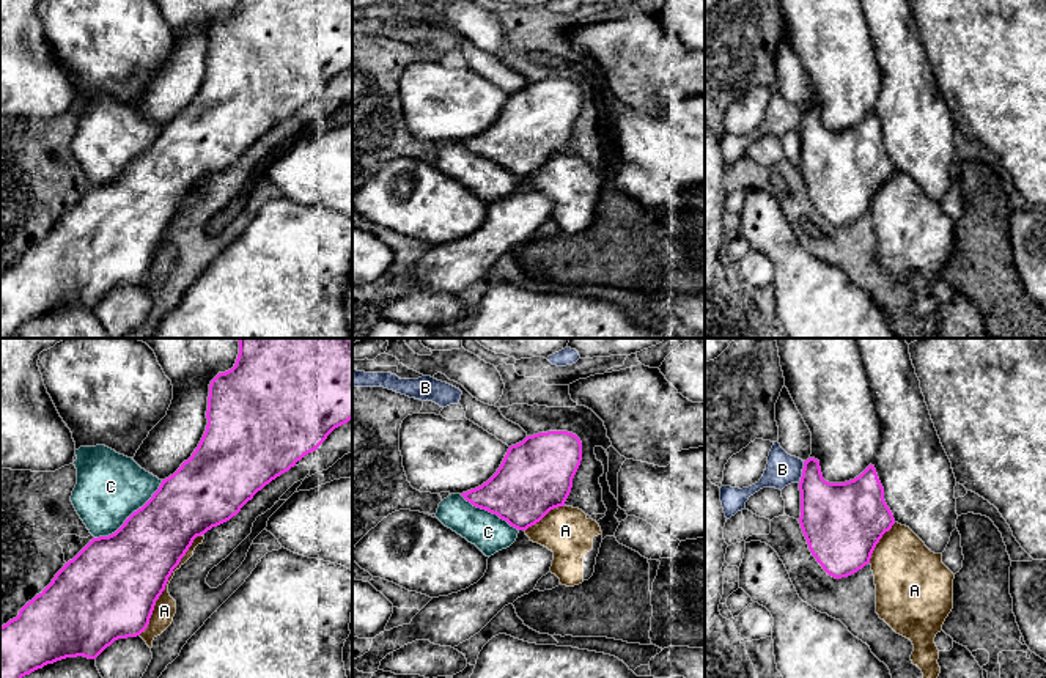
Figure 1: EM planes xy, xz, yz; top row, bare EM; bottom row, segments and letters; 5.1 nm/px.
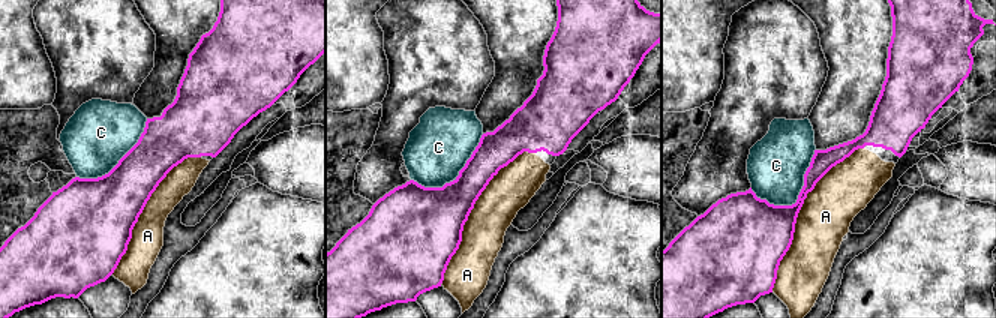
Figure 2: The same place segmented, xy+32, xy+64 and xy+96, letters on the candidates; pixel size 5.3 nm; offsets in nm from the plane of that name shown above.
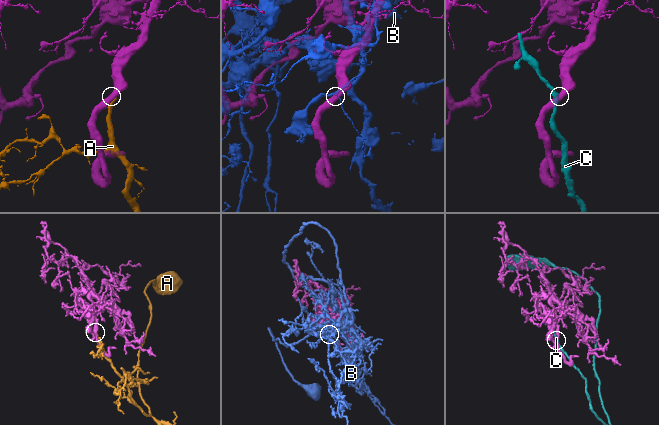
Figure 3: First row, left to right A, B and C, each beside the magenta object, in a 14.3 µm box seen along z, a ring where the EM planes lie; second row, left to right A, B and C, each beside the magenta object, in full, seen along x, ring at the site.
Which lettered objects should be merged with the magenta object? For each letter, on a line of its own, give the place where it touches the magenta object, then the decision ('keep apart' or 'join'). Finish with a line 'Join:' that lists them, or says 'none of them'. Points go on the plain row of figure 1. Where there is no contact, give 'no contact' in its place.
A: meets magenta in xy at (165, 232); join
B: meets magenta in yz at (802, 120); keep apart
C: meets magenta in xy at (131, 162); keep apart
Join: A

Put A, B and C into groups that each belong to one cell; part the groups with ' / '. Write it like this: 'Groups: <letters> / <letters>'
Groups: A / B / C

